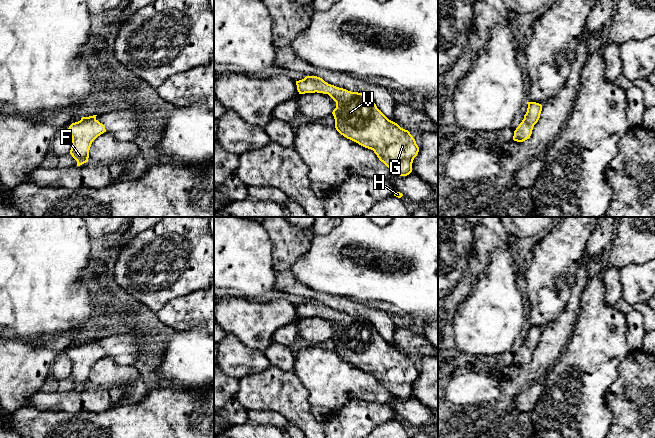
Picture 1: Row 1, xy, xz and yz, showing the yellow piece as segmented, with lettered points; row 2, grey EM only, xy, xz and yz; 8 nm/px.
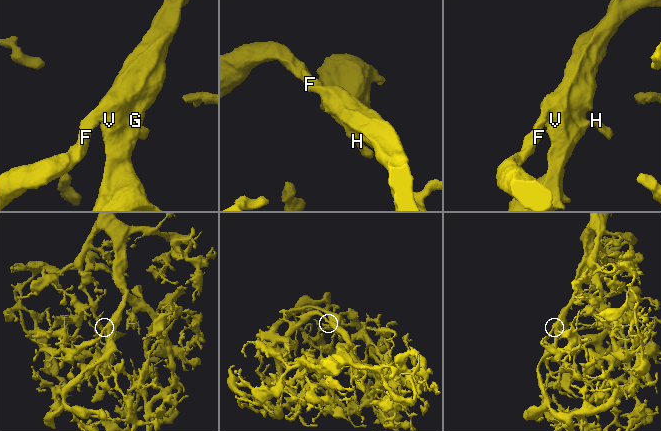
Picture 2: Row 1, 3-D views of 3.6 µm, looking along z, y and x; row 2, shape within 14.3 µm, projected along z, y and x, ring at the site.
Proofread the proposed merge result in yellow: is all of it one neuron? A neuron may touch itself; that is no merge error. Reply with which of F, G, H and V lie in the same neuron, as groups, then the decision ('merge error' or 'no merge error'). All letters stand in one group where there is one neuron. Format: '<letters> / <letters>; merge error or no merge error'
F G H V; no merge error

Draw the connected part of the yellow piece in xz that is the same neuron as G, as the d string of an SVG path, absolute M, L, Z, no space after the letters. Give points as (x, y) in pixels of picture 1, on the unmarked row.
M317 300L296 305L299 318L328 318L335 326L332 338L336 354L359 369L371 373L393 397L407 400L419 376L408 354L389 344L369 321L328 308Z

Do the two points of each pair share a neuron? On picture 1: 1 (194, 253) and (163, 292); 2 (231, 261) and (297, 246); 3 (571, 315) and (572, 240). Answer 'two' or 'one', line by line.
1: one
2: two
3: two

